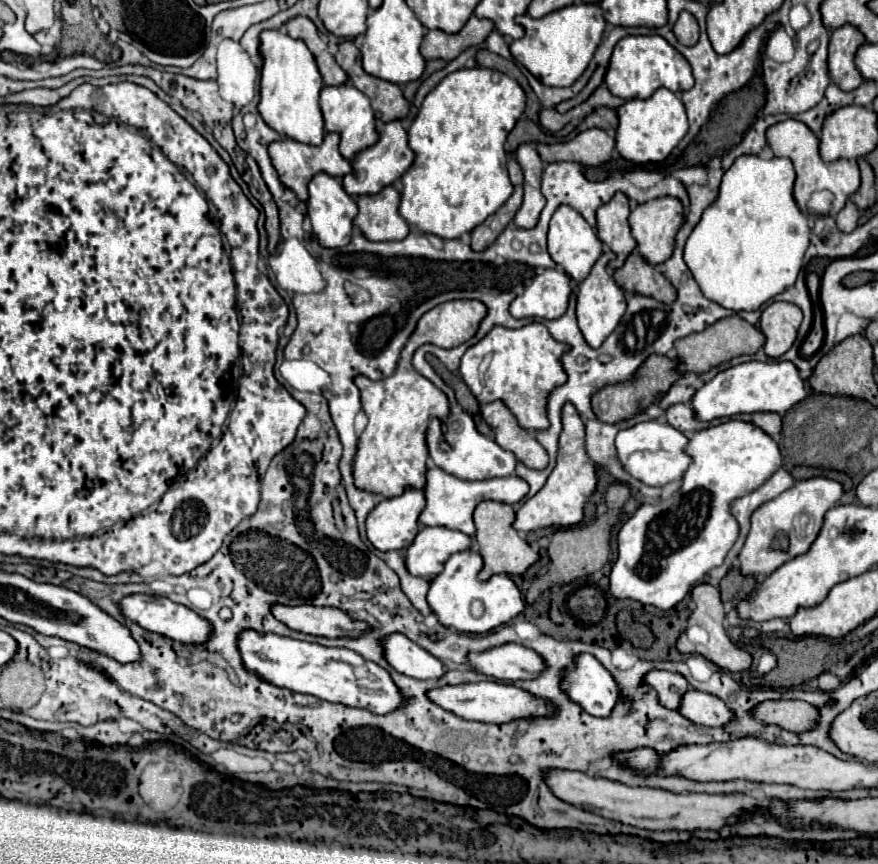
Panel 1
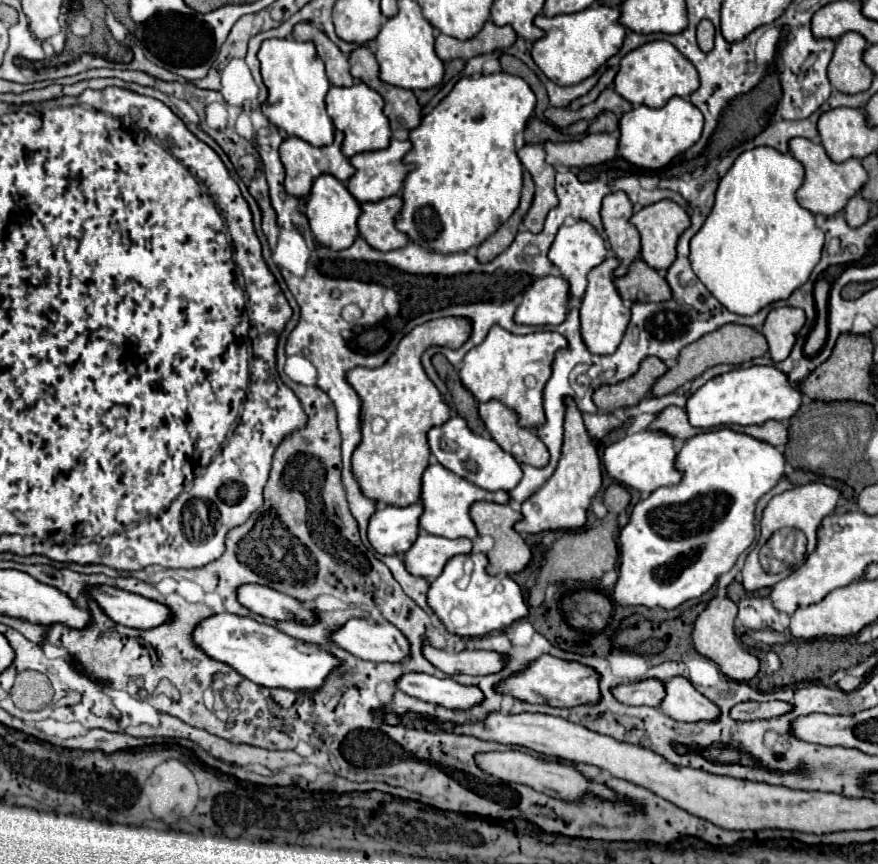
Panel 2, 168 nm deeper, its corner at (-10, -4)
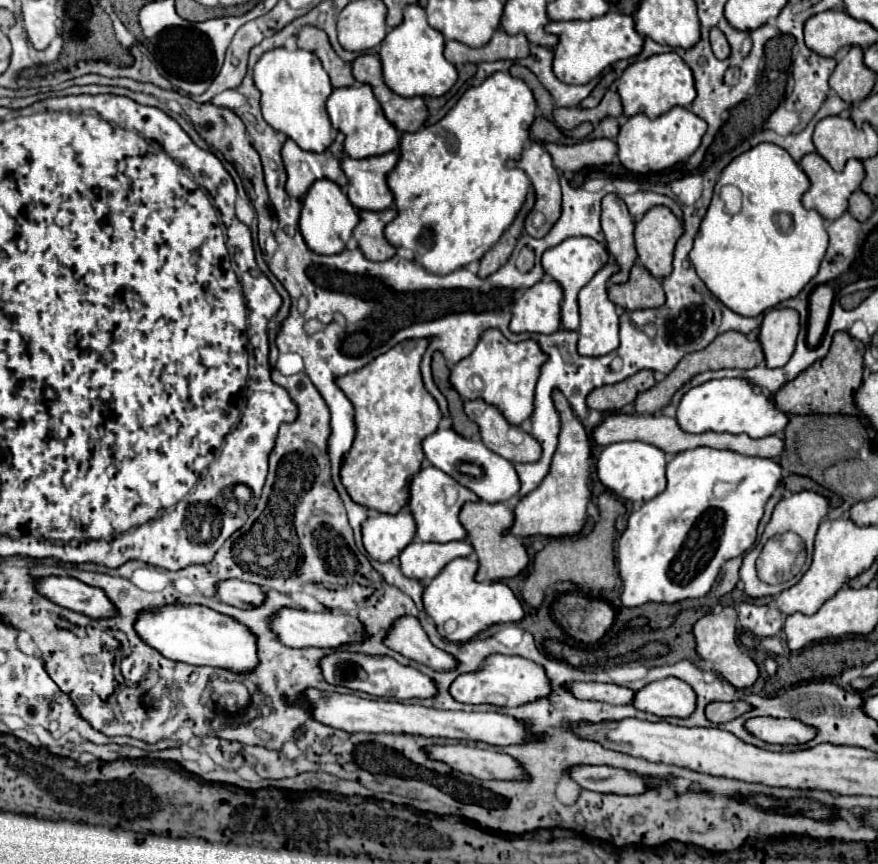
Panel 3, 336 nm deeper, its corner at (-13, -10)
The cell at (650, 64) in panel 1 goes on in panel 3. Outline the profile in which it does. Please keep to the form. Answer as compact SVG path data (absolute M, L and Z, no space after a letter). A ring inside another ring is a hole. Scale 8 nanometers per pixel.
M665 52L627 66L623 76L617 80L617 92L621 96L625 116L643 112L649 118L657 118L673 106L687 108L695 100L695 80L691 68L675 52Z

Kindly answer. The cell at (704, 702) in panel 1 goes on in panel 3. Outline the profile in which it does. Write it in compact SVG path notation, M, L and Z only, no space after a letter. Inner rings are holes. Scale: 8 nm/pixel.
M665 678L635 692L633 706L659 718L687 718L695 712L695 700L697 694L687 682L679 678Z

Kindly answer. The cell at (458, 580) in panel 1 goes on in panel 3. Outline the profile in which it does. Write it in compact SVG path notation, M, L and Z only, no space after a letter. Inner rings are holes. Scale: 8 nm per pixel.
M455 558L451 560L425 588L423 604L425 612L437 624L439 634L443 634L451 642L469 642L479 632L491 628L493 624L507 624L507 622L521 622L525 612L513 590L503 582L477 582L477 558ZM447 620L457 620L457 630L453 634L445 632Z

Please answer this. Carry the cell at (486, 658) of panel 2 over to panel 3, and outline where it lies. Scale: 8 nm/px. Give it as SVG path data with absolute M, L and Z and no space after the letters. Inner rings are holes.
M403 616L393 624L391 634L387 636L387 646L401 652L403 656L429 666L431 670L449 672L459 666L457 658L453 658L449 652L439 650L427 640L425 630L421 628L419 620L413 616Z

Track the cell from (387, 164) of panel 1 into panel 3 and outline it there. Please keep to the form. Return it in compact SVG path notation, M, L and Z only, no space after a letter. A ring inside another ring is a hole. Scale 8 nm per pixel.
M387 152L383 156L371 156L363 160L343 158L341 168L349 178L347 196L355 208L379 212L393 206L393 192L389 190L387 174L395 168L397 160L397 152Z

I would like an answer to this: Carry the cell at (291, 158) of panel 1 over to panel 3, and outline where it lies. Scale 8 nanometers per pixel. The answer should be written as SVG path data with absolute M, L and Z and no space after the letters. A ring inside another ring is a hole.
M287 138L281 154L287 170L287 194L293 198L303 198L309 186L319 178L329 178L339 186L347 184L347 176L341 170L339 144L333 144L323 154L315 154L315 152L301 150L293 140Z

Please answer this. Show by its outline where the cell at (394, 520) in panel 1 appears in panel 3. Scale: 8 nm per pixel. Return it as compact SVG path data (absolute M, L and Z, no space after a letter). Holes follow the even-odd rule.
M407 510L397 514L377 514L363 522L363 546L379 562L399 556L415 538L415 518Z

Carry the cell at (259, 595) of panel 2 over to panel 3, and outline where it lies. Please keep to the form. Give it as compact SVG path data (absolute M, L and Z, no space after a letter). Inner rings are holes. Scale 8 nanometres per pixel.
M225 580L225 582L219 584L219 598L225 604L247 610L247 608L263 606L267 594L257 584L243 582L243 580Z

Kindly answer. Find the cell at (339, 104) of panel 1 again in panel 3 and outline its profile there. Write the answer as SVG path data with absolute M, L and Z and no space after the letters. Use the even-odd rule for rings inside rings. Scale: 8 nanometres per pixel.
M363 84L359 88L335 88L333 94L327 100L327 112L329 120L335 130L345 134L343 148L351 158L369 158L369 156L381 156L399 146L399 132L391 122L387 122L371 86Z

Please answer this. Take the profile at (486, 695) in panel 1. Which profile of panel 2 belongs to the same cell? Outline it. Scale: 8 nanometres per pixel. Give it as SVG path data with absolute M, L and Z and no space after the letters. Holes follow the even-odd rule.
M406 672L396 680L396 686L408 696L460 710L466 710L484 698L476 686L462 686L452 678L436 678L422 672Z

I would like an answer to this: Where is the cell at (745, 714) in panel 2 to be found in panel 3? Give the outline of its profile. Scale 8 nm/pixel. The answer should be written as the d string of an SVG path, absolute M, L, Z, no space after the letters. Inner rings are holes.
M737 700L737 702L711 702L705 708L705 714L707 714L707 720L711 720L713 724L725 724L725 722L735 720L737 716L749 712L749 710L753 710L753 706L743 702L743 700Z

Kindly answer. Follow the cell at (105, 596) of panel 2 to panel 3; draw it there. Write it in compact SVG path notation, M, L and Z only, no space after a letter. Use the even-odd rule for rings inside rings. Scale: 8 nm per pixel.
M51 576L37 582L37 590L55 604L85 614L89 618L113 618L119 614L117 606L101 588L89 586L75 578Z

